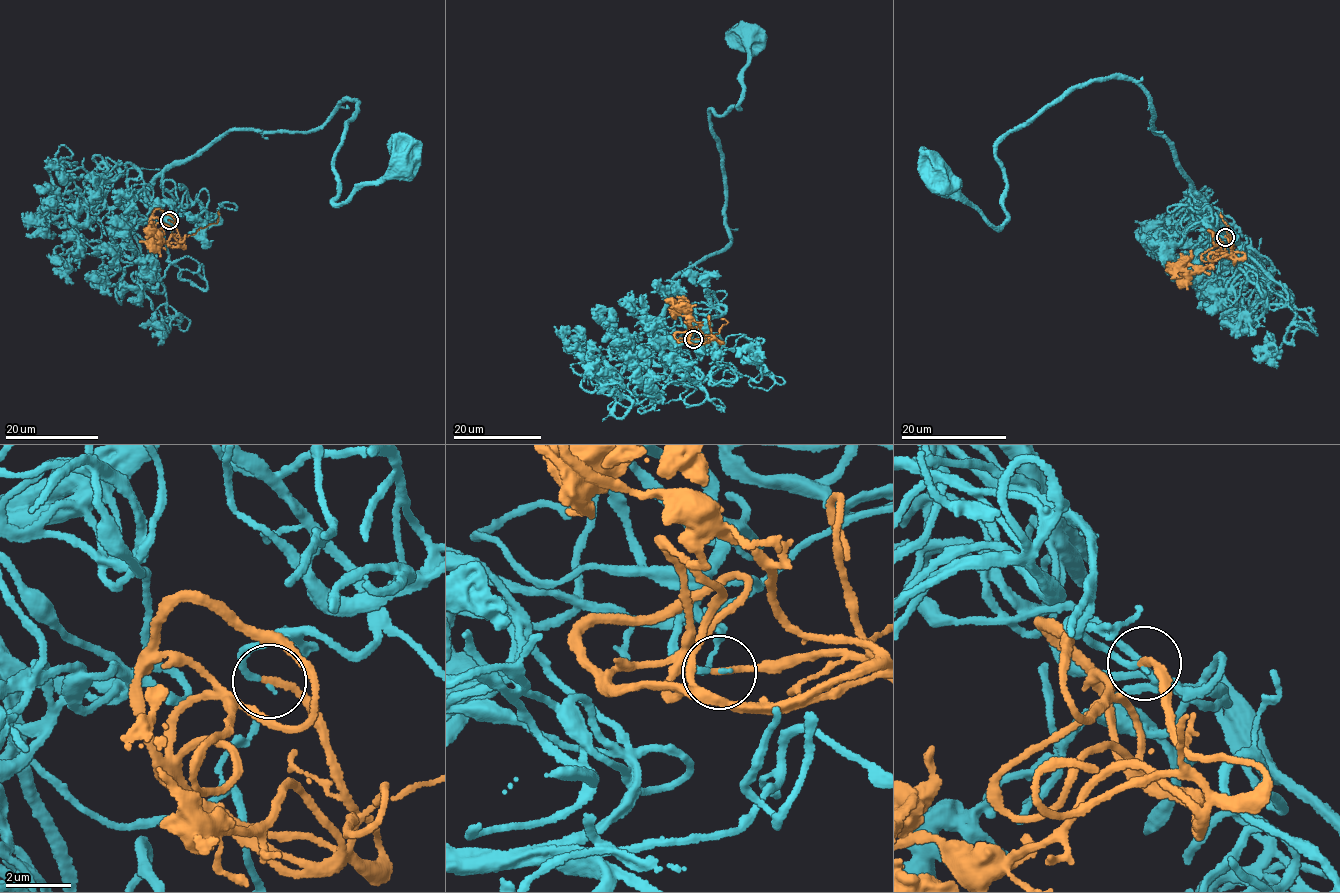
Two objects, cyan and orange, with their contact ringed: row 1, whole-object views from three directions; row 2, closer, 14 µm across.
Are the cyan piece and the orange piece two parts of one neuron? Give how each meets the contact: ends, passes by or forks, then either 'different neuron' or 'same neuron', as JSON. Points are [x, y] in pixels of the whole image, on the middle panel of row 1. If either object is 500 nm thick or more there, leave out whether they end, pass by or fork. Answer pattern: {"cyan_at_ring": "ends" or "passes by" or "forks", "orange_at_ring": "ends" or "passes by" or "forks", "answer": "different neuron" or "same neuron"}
{"cyan_at_ring": "ends", "orange_at_ring": "ends", "answer": "same neuron"}

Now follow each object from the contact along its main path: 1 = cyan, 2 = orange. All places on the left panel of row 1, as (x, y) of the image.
1: (169, 221), (183, 207), (162, 181), (172, 164), (232, 130), (313, 131), (354, 98), (335, 203), (399, 162)
2: (169, 221), (176, 227), (179, 241), (171, 236), (165, 242), (157, 240), (144, 229)

